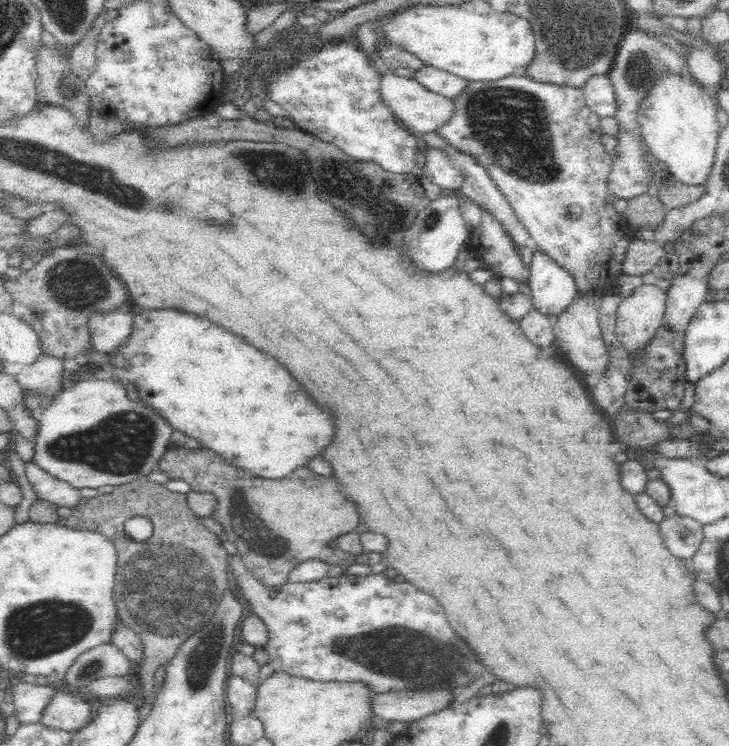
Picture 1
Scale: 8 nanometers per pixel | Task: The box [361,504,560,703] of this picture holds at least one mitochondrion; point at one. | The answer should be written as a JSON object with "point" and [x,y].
{"point":[427,687]}

